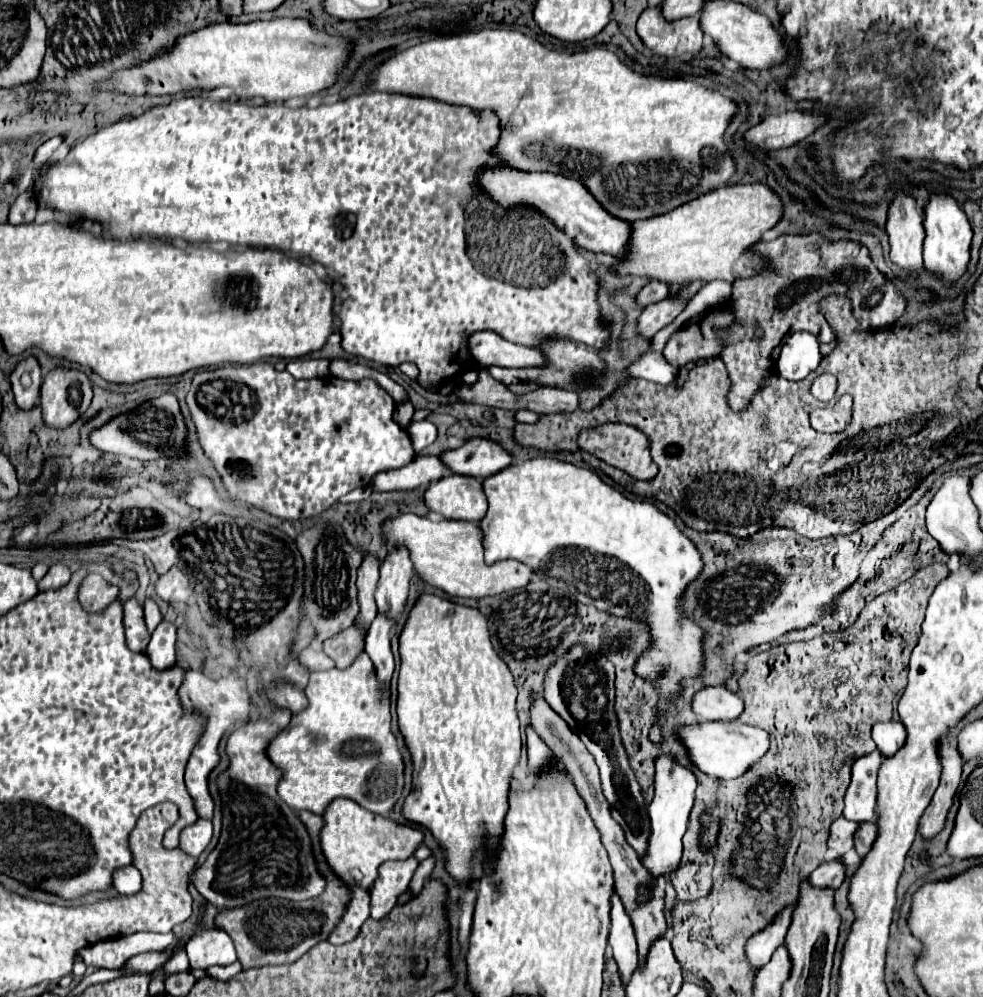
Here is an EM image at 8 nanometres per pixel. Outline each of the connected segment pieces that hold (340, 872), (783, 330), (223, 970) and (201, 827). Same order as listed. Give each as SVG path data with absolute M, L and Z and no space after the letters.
M336 798L326 814L324 814L324 828L320 832L322 852L334 870L336 876L340 876L350 888L352 888L352 902L348 904L348 910L344 912L342 920L338 922L336 930L330 934L330 944L346 944L354 940L370 916L370 894L368 888L378 878L378 866L388 860L406 860L410 858L416 848L422 844L424 834L418 828L398 824L386 816L374 814L354 800L348 798Z
M816 232L782 234L776 240L756 244L754 250L762 252L770 260L774 272L760 272L754 278L734 282L730 300L736 314L736 324L724 332L726 344L720 352L720 358L724 360L732 378L728 404L734 410L744 410L750 404L762 386L762 380L770 374L778 358L780 340L784 340L784 336L798 330L808 330L820 342L834 342L834 332L818 310L818 304L824 296L848 296L852 300L854 316L864 330L892 326L908 306L908 300L892 284L892 280L874 266L868 248L860 242L830 242Z
M234 962L234 964L230 964L230 966L212 966L212 968L206 970L206 974L212 976L212 978L216 978L216 980L230 980L230 978L236 976L240 970L242 970L240 962Z
M198 820L194 826L188 826L180 834L180 849L186 854L198 858L213 836L210 820Z

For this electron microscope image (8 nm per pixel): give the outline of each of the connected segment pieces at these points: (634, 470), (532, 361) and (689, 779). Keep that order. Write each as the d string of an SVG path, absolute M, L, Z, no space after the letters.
M604 424L592 430L584 430L580 432L578 444L584 452L600 458L602 462L624 470L626 474L630 474L636 480L650 480L658 474L658 466L654 464L652 456L650 456L650 442L648 440L632 440L632 428L626 424Z
M476 332L470 338L470 354L478 366L538 368L546 364L542 350L508 342L496 332Z
M662 754L656 760L656 776L654 776L654 798L648 806L650 822L652 822L652 836L648 842L648 854L642 864L650 870L654 878L668 876L678 868L682 856L682 836L688 826L688 816L694 804L694 790L696 790L696 776L690 768L676 762L670 754Z

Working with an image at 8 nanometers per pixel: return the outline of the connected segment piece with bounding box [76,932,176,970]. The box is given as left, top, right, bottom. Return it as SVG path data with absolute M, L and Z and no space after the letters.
M138 932L118 940L104 940L102 944L94 944L90 948L80 948L76 952L76 958L80 958L86 966L118 970L136 954L166 950L174 942L174 938L176 938L174 932L168 932L168 934Z

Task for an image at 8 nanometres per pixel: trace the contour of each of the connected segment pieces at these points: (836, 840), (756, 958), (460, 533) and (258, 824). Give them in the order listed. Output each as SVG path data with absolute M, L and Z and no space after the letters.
M838 818L830 828L830 840L828 848L836 856L844 856L848 850L854 848L854 832L858 830L856 822L850 822L846 818Z
M794 906L782 910L774 924L770 924L766 930L762 930L760 934L756 934L754 938L748 940L746 956L748 956L750 964L754 964L756 968L766 964L770 960L772 952L780 944L784 944L784 936L788 932L788 926L790 926L790 920L792 920L792 910L794 910Z
M402 514L398 518L388 520L382 526L382 534L390 544L406 544L416 572L428 584L444 590L450 596L460 596L460 598L496 596L508 590L524 588L534 572L530 566L516 560L494 562L488 566L484 562L482 530L480 524L474 522L462 522L462 520L434 522L430 518L416 514Z
M276 708L270 720L248 722L228 738L226 750L230 756L230 768L218 776L224 814L220 844L190 876L200 896L218 910L240 908L242 904L260 898L302 902L320 896L326 888L306 826L276 792L282 772L278 772L266 756L266 744L288 724L290 712Z

